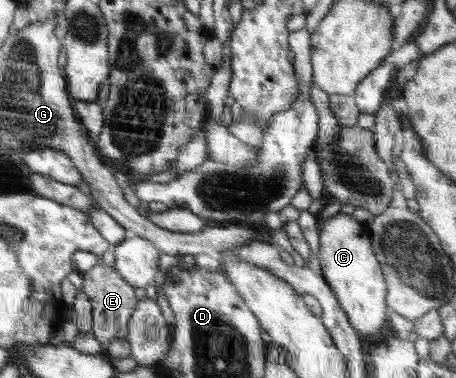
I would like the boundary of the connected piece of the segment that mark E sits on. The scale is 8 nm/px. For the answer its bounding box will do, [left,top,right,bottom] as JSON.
[82,263,139,348]

